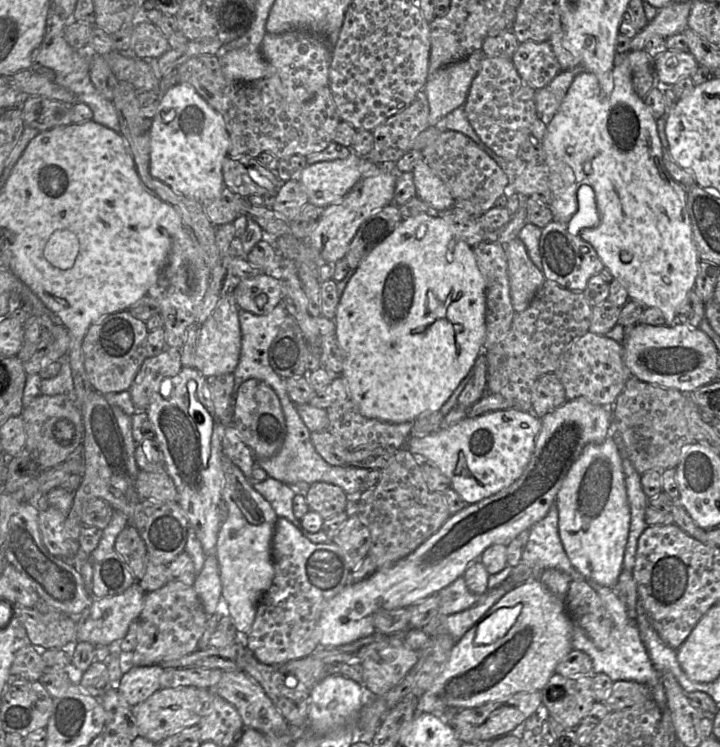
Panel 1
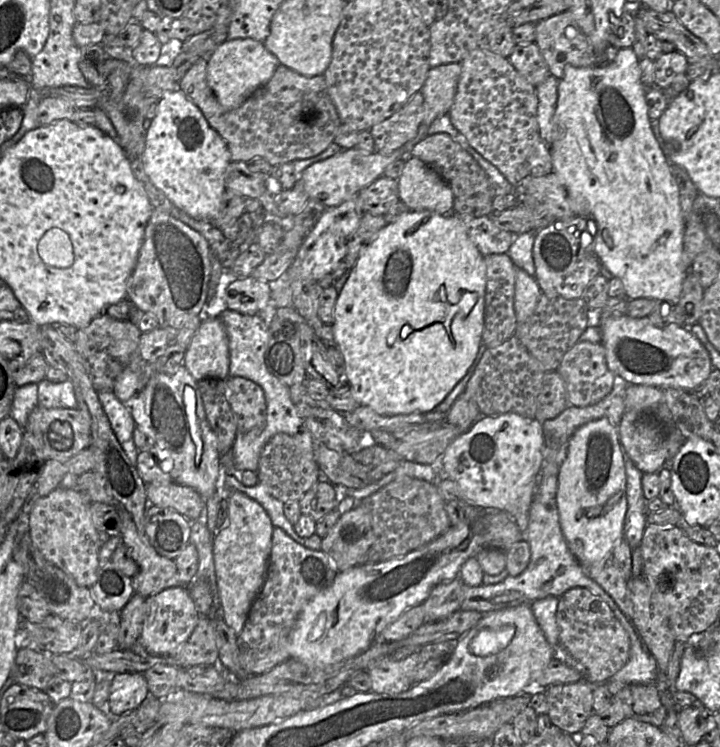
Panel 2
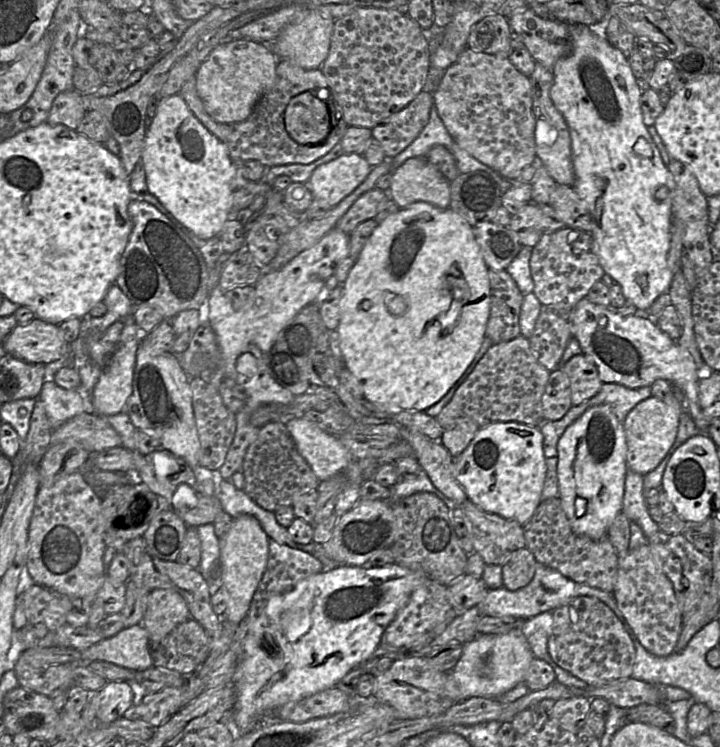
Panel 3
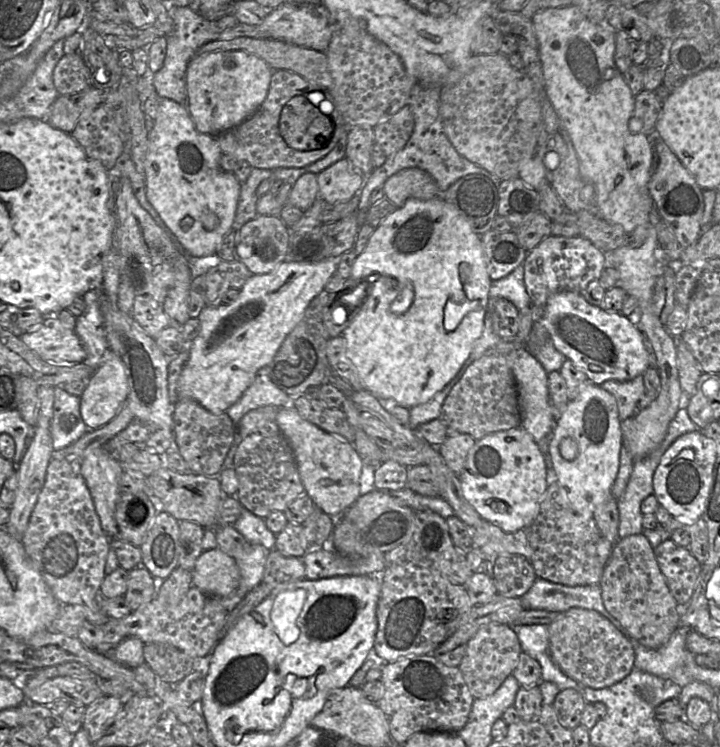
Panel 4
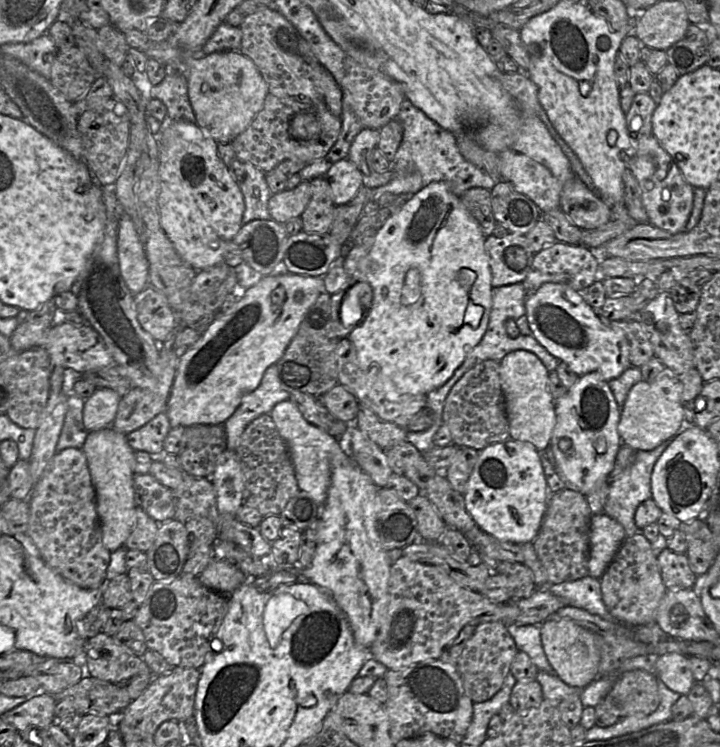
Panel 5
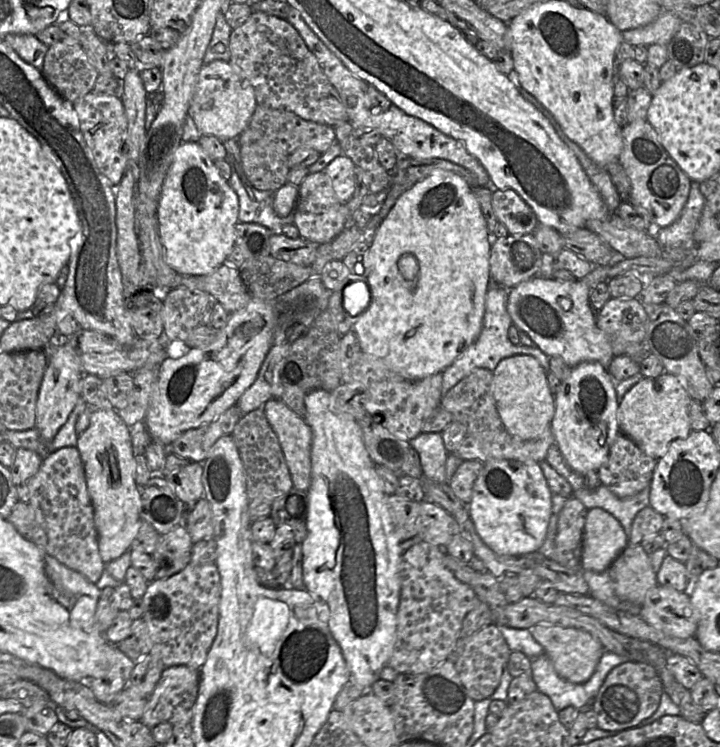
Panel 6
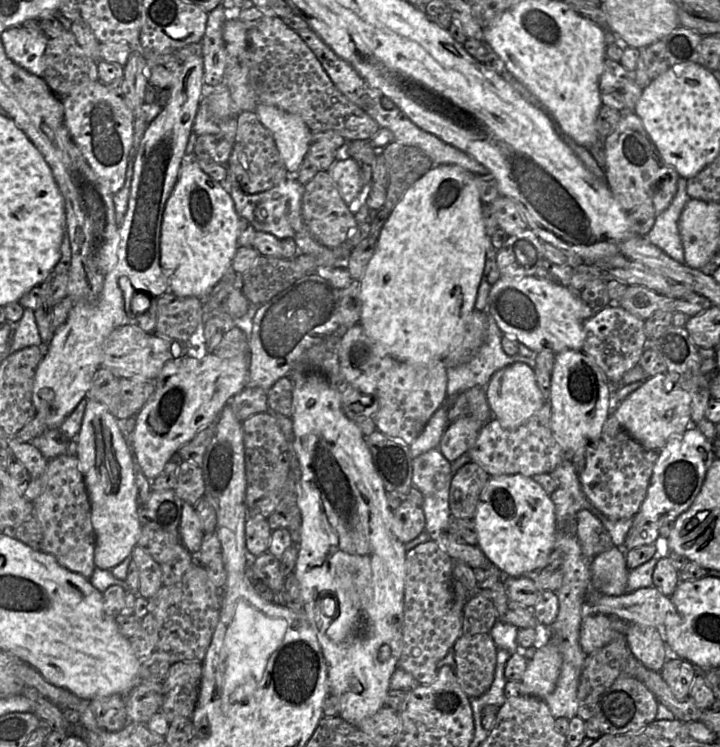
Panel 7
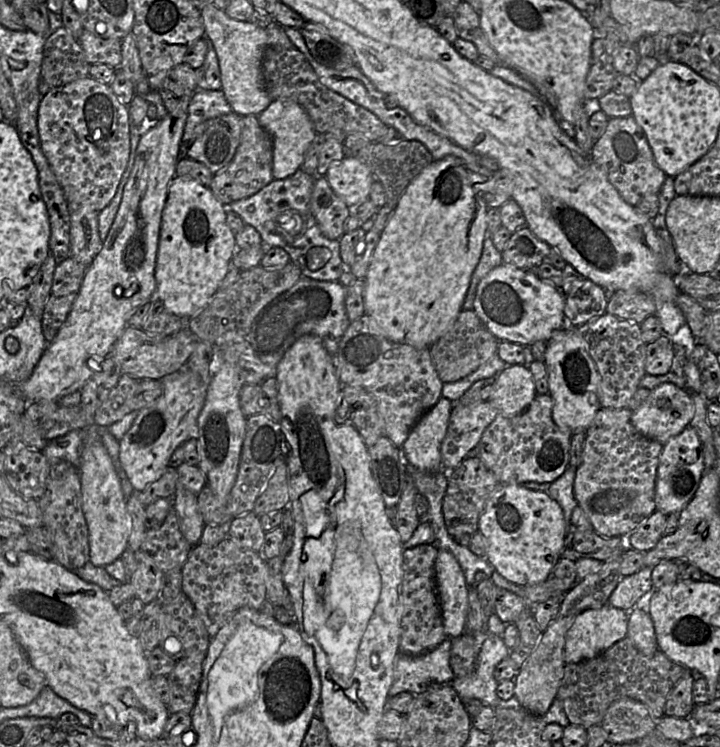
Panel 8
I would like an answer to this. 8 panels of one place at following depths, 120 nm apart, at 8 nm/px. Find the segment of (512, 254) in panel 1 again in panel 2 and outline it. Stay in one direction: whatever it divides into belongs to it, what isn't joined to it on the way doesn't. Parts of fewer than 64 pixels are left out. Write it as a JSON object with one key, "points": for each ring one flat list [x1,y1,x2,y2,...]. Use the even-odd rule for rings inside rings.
{"points":[[517,269,514,310,518,323,525,322,533,314,541,294,536,278,522,269]]}

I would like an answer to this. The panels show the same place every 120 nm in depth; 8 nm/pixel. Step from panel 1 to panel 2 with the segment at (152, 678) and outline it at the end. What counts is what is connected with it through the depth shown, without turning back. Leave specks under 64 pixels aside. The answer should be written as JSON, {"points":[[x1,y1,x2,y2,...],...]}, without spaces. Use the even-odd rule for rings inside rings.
{"points":[[123,672,111,675,111,687,106,710,119,717,136,710,150,695,143,673]]}

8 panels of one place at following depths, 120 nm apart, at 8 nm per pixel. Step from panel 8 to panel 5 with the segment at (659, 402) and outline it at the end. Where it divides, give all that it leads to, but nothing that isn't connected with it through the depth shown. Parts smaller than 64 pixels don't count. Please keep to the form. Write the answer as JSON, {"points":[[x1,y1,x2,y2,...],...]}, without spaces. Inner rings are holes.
{"points":[[667,371,652,382,641,380,629,391,620,409,618,432,622,443,633,450,653,450,665,441,671,441,684,427,681,403,683,385,680,377]]}

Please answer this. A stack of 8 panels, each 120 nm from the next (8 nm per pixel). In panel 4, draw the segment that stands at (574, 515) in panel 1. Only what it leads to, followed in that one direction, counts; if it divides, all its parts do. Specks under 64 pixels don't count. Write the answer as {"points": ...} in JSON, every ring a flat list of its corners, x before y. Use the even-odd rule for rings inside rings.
{"points":[[590,381,586,382,578,397,569,401,565,410,557,418,549,439,550,457,557,476,556,483,565,490,573,508,582,515,593,516,596,507,611,495,611,489,619,470,622,442,622,421,618,417,614,396,599,385],[564,438,571,438,577,445,577,455,572,460,567,460,561,455,560,443]]}

